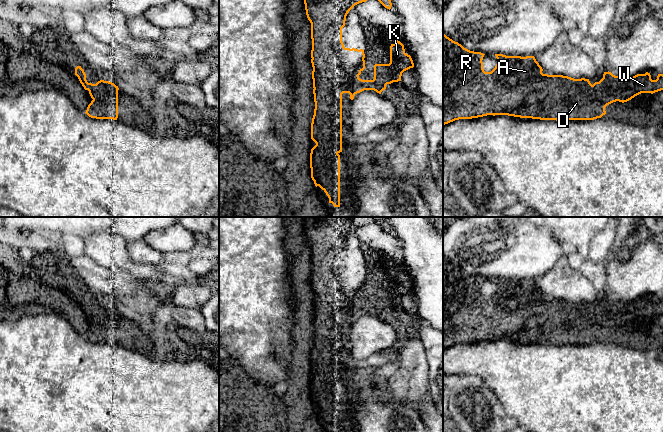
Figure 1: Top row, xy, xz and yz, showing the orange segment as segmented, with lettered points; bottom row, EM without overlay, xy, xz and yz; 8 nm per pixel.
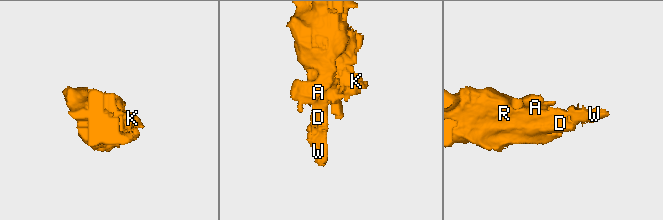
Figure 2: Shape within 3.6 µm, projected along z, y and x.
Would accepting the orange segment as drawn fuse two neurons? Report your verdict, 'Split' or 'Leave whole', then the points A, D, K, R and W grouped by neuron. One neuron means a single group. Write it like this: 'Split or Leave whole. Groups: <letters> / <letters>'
Leave whole. Groups: A D K R W

